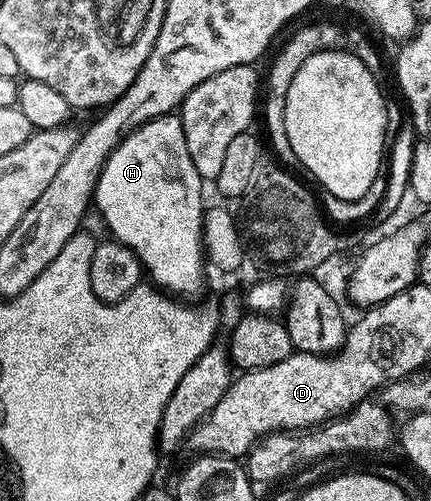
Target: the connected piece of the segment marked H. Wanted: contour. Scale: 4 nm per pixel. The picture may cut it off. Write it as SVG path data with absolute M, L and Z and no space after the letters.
M176 114L160 116L158 119L146 122L141 128L136 128L132 131L132 133L116 147L114 154L110 154L110 158L104 163L104 168L100 172L100 180L96 184L94 208L95 211L96 208L100 211L101 218L108 223L108 228L112 231L109 232L111 239L117 240L119 244L125 244L125 246L131 248L132 253L140 259L141 269L146 273L147 279L151 281L155 287L176 298L192 298L188 296L196 296L204 288L204 264L206 265L206 253L204 250L204 226L206 221L204 188L206 188L205 181L200 179L198 170L190 158L190 150L186 150L186 134L184 133L184 127L182 126L180 117Z

